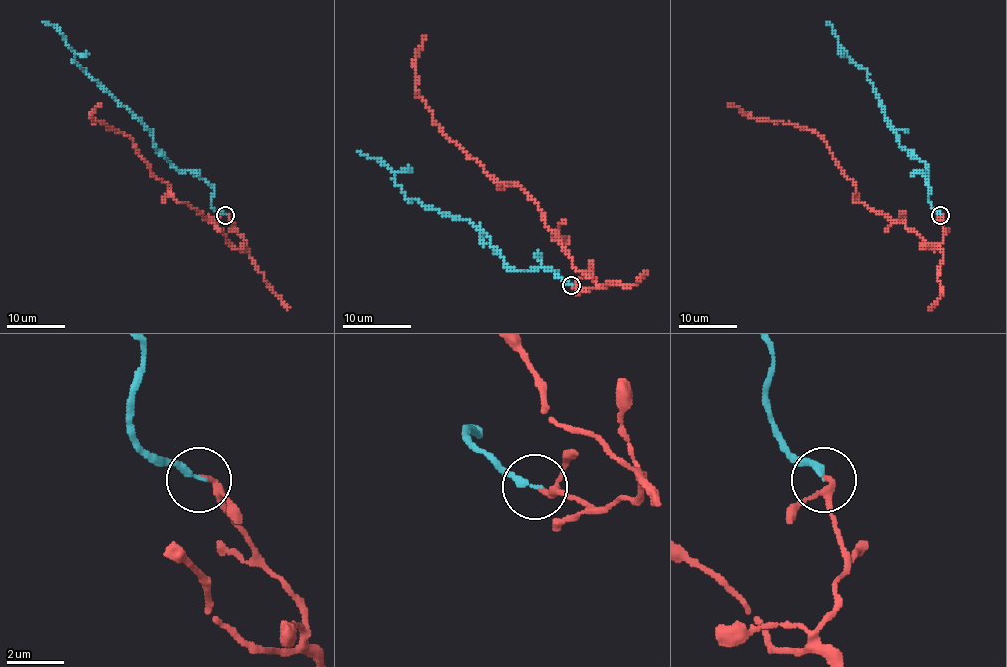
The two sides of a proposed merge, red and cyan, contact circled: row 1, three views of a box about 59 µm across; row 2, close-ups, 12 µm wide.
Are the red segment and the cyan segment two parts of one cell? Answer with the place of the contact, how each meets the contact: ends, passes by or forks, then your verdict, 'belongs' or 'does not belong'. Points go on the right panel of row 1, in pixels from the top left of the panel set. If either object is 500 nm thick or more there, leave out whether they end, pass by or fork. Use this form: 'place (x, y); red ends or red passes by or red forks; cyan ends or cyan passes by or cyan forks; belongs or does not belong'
place (940, 215); red passes by; cyan ends; belongs

